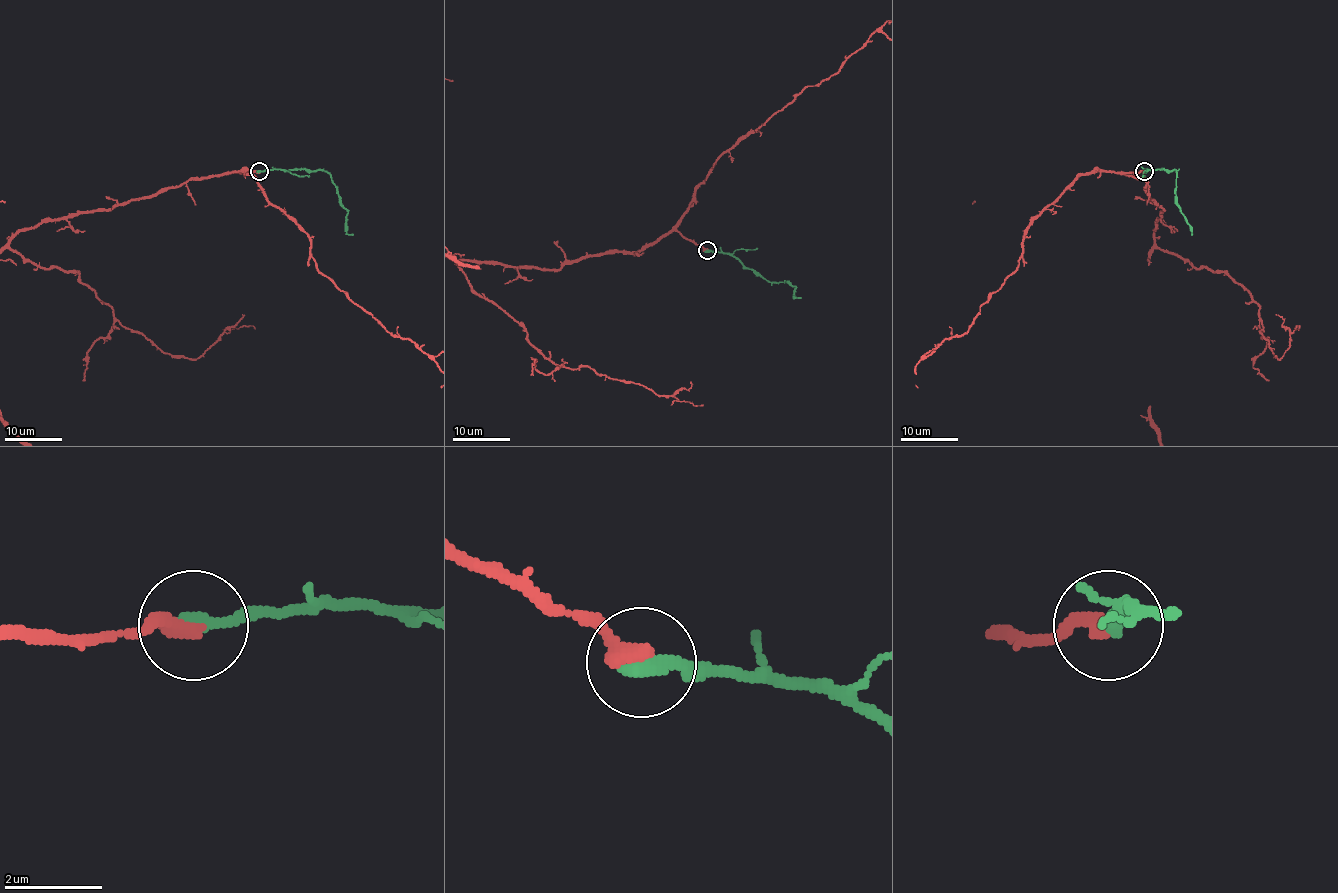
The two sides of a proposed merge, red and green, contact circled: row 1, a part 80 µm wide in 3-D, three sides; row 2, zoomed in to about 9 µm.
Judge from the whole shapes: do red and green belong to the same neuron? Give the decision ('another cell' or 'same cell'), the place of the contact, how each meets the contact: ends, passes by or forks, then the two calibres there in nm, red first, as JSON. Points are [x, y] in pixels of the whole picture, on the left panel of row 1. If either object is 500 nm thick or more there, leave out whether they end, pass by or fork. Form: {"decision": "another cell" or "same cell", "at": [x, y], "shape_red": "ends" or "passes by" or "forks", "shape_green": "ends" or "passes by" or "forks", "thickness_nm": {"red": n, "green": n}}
{"decision": "same cell", "at": [259, 171], "shape_red": "ends", "shape_green": "ends", "thickness_nm": {"red": 320, "green": 360}}

